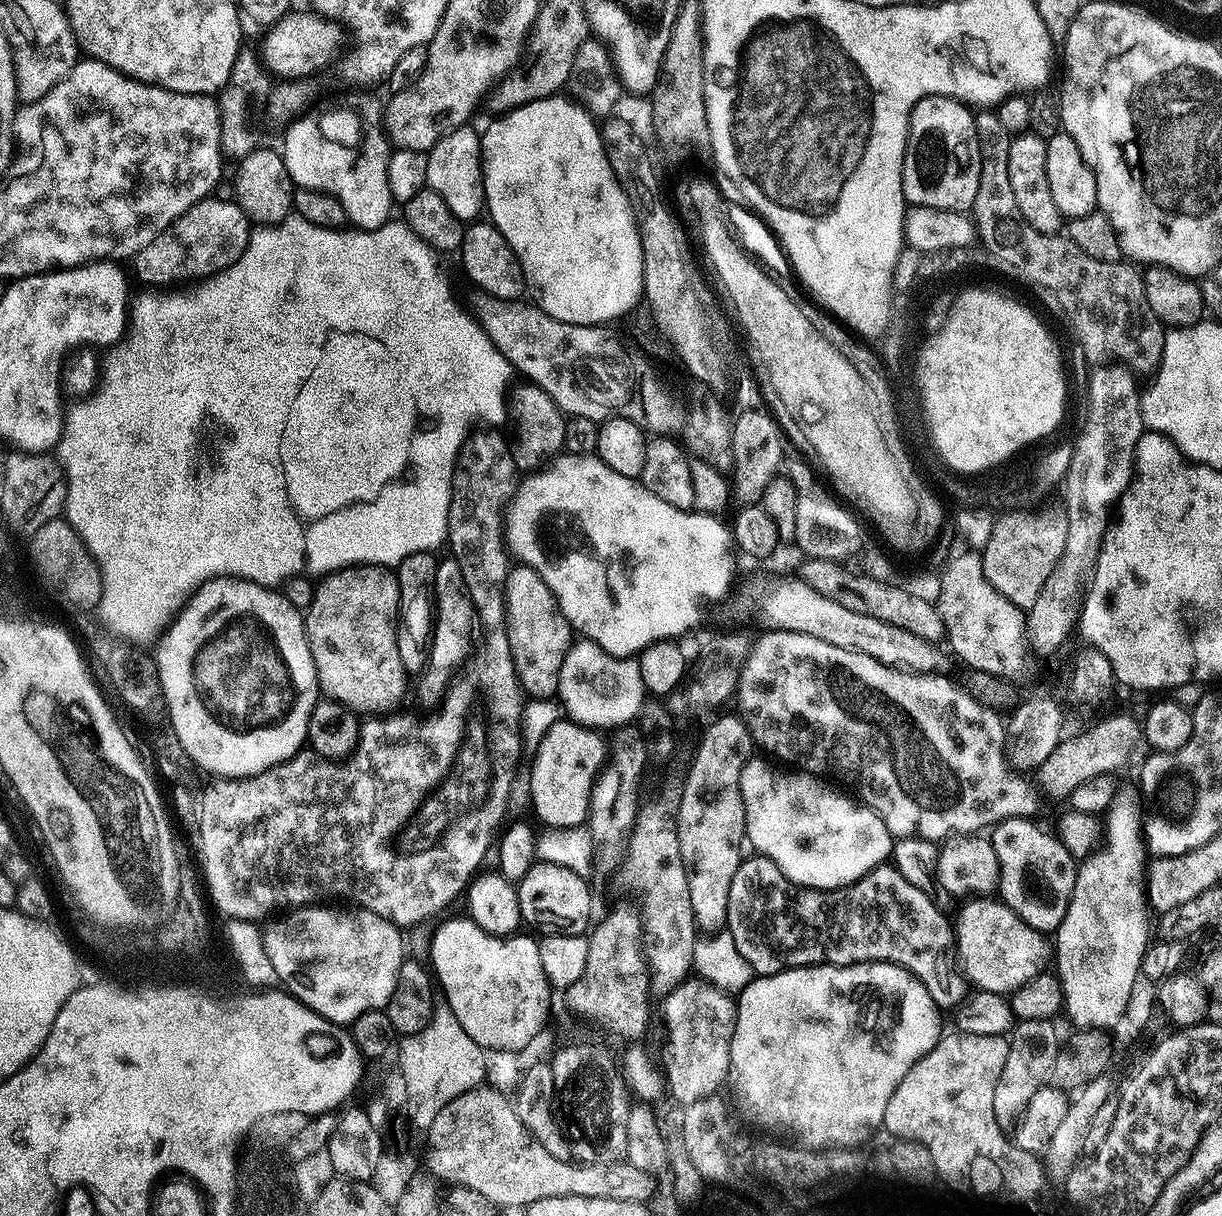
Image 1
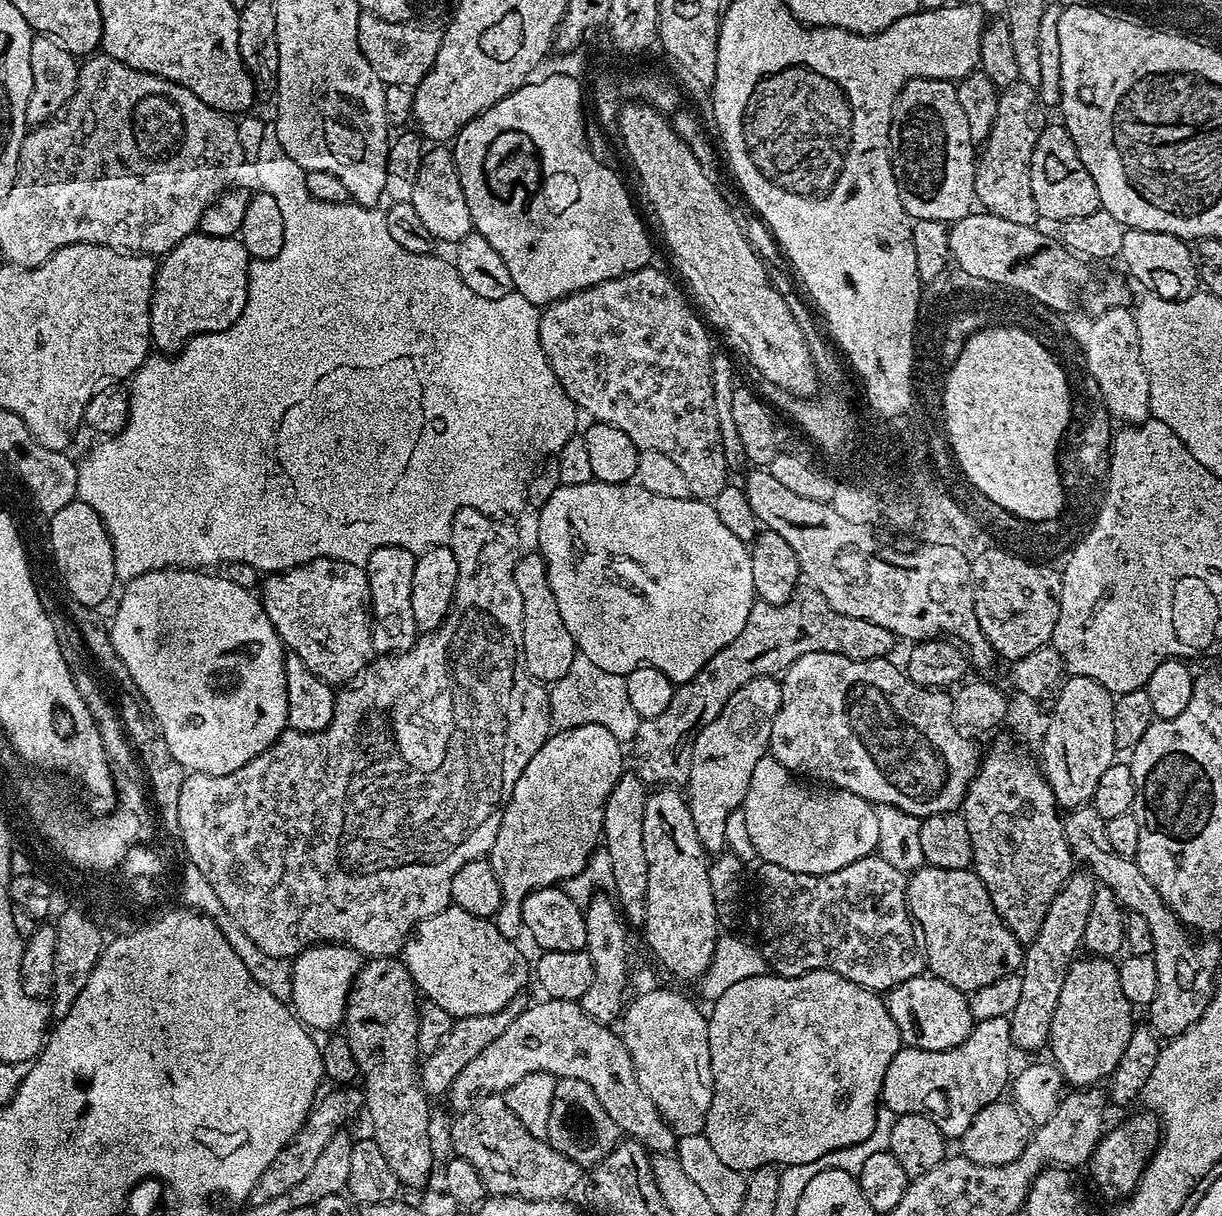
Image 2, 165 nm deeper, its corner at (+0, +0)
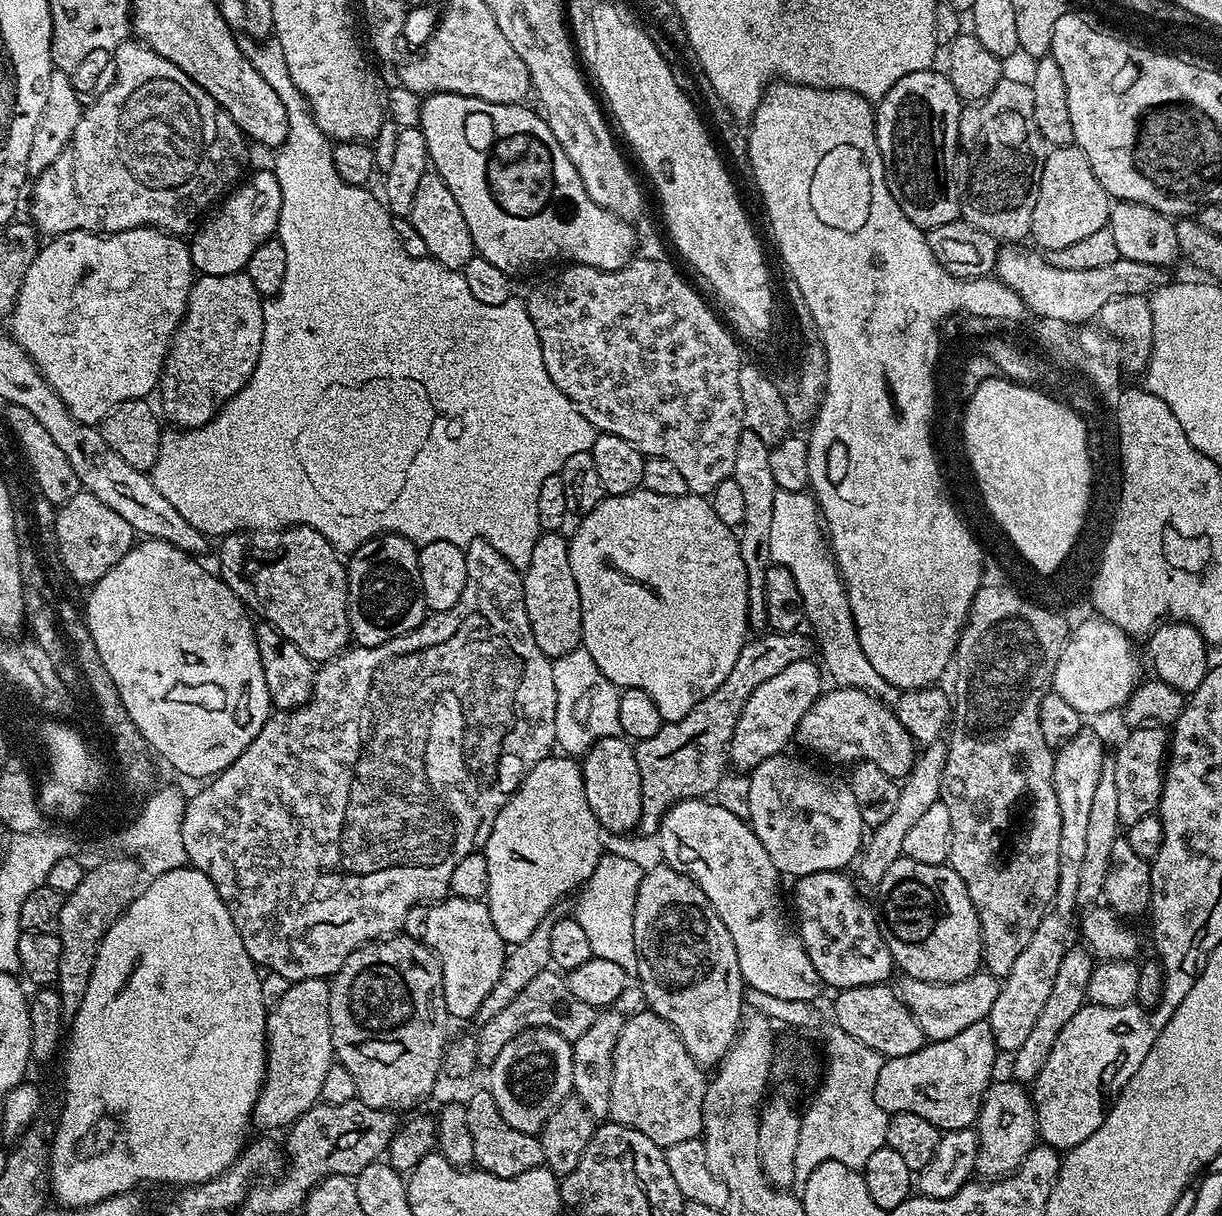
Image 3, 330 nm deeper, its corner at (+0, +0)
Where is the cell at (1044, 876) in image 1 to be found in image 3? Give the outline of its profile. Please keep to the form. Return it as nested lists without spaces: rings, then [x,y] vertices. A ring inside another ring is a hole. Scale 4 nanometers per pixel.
[[[990,588],[988,591],[982,592],[979,600],[976,600],[971,628],[961,632],[960,641],[956,644],[954,657],[956,692],[954,691],[954,711],[950,721],[950,731],[946,736],[948,753],[946,754],[946,770],[942,774],[940,803],[946,806],[946,810],[950,810],[952,841],[950,842],[948,864],[956,871],[958,878],[962,878],[962,882],[966,882],[966,894],[970,894],[970,902],[974,902],[974,910],[978,914],[980,923],[982,964],[997,978],[1007,976],[1010,966],[1014,966],[1014,962],[1018,959],[1018,954],[1022,954],[1022,949],[1030,942],[1034,930],[1038,930],[1038,922],[1042,922],[1046,910],[1052,905],[1052,899],[1058,886],[1058,842],[1062,830],[1062,818],[1058,810],[1058,794],[1054,790],[1056,757],[1053,745],[1045,738],[1042,722],[1039,721],[1039,704],[1040,700],[1050,692],[1054,670],[1058,666],[1058,658],[1062,654],[1061,640],[1064,640],[1064,624],[1061,624],[1056,616],[1048,615],[1048,612],[1024,604],[1024,601],[1017,600],[1016,596],[1011,596],[1011,593]]]

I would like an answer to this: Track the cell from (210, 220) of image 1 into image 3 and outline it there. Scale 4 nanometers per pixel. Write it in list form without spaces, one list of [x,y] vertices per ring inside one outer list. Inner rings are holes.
[[[247,271],[221,276],[200,274],[195,277],[184,316],[172,336],[172,345],[164,359],[164,369],[160,371],[158,408],[163,419],[172,423],[169,425],[180,430],[201,428],[214,419],[231,396],[241,392],[250,374],[254,374],[254,366],[262,350],[263,309],[264,300],[260,292],[254,290],[254,282],[250,282]]]

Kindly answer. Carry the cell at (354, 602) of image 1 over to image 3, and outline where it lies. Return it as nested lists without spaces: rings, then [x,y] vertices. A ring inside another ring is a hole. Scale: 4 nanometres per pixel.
[[[301,524],[281,528],[274,532],[253,532],[251,530],[245,530],[230,533],[228,536],[223,537],[219,541],[219,544],[220,568],[218,567],[218,575],[223,580],[224,585],[244,603],[244,607],[248,609],[249,613],[255,614],[257,617],[260,615],[259,619],[263,623],[271,624],[273,628],[278,629],[290,642],[294,642],[294,646],[298,646],[298,650],[302,650],[302,654],[306,654],[306,658],[310,658],[314,662],[332,660],[349,647],[348,569],[345,561],[341,559],[336,549],[332,547],[330,542],[326,542],[326,538],[322,538],[322,534],[318,534],[318,530],[314,530],[310,526],[302,526]]]

